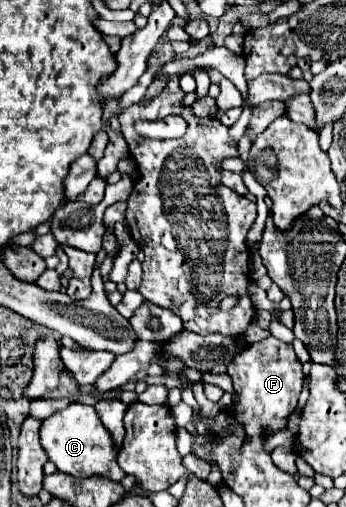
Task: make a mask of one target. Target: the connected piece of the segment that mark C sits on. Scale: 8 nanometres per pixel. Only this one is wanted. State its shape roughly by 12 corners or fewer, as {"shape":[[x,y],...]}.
{"shape":[[96,410],[46,418],[40,444],[74,478],[120,482],[118,444]]}

